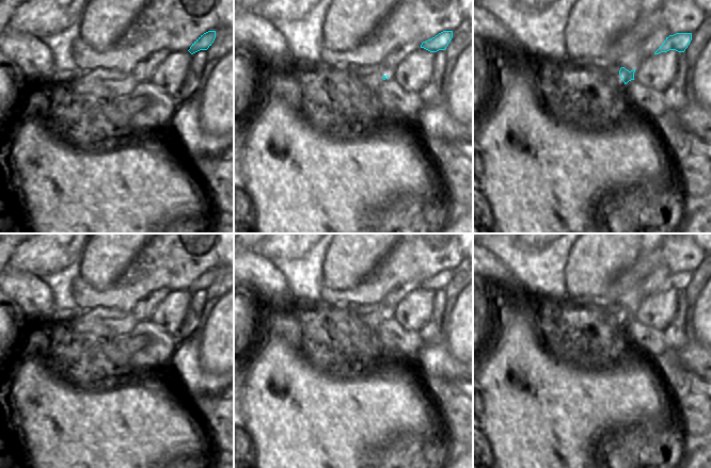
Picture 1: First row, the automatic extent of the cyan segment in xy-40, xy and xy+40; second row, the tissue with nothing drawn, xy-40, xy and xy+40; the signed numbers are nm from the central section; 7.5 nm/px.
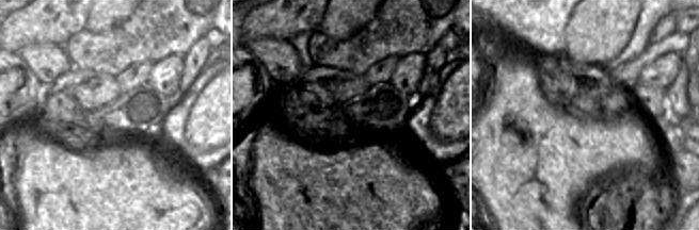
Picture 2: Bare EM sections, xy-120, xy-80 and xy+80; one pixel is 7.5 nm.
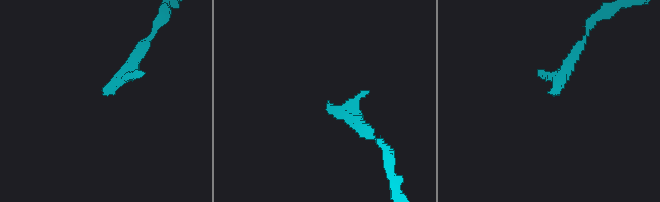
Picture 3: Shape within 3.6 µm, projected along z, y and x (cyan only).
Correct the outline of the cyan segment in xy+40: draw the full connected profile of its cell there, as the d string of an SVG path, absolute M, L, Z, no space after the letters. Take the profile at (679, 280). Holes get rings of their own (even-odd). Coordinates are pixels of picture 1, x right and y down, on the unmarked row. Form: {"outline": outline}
{"outline": "M676 272L666 276L664 281L654 291L659 293L661 291L667 291L669 289L676 289L678 291L684 291L692 279L692 272Z"}

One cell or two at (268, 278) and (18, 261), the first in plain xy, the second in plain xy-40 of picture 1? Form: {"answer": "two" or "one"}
{"answer": "two"}

